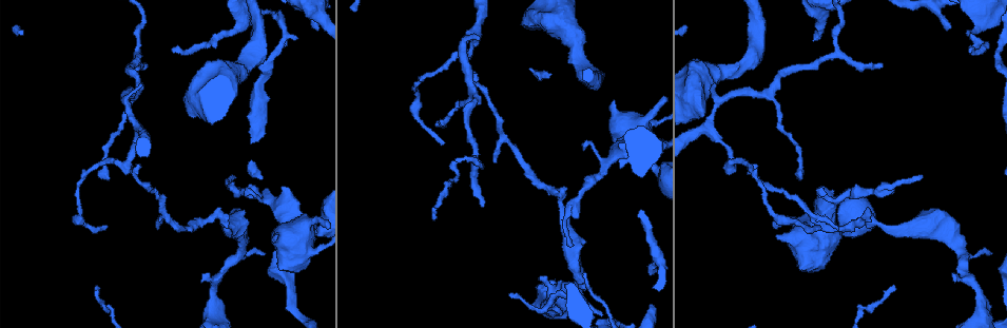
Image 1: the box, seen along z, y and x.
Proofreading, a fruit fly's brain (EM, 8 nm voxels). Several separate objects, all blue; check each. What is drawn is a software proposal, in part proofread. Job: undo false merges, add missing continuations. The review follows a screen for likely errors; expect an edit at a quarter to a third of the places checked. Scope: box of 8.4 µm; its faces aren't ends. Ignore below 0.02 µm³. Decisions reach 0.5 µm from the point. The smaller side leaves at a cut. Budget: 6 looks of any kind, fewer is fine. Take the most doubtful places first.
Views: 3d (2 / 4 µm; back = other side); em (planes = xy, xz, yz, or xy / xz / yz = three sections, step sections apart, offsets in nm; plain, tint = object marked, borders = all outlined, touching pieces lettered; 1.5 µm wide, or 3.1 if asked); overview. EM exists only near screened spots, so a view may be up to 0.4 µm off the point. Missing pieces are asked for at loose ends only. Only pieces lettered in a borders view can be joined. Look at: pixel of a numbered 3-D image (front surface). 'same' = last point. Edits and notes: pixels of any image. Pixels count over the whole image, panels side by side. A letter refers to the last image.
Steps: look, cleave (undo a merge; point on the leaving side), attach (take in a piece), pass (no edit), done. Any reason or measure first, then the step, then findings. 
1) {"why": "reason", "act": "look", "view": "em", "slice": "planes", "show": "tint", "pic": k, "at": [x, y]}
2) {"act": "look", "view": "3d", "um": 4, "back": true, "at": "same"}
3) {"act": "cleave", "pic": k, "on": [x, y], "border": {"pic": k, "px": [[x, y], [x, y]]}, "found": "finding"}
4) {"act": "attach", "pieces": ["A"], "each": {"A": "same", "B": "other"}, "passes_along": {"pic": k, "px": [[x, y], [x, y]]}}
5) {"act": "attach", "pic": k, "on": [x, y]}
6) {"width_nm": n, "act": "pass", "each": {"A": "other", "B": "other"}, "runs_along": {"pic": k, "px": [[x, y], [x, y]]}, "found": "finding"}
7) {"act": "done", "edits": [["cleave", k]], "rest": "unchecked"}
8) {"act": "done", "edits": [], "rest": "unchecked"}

{"why": "branch stops here", "act": "look", "view": "em", "slice": "xz", "step": 8, "show": "tint", "pic": 1, "at": [652, 268]}

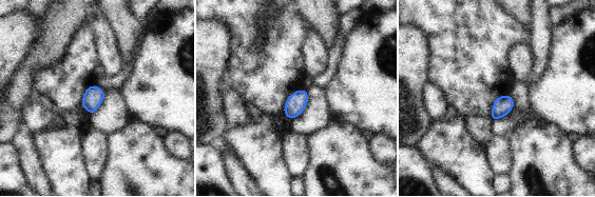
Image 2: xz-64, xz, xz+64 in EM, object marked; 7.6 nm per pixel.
{"act": "look", "view": "em", "slice": "yz", "step": 4, "show": "borders", "at": "same"}

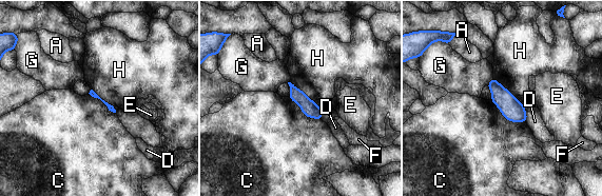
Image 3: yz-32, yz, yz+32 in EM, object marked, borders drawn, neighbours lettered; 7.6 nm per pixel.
{"longest_contact_nm": ["C", 320], "act": "pass", "each": {"A": "other", "C": "other", "D": "other", "E": "other", "F": "other", "G": "other", "H": "other"}, "found": "none of them fits"}

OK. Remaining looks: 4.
{"why": "thin end", "act": "look", "view": "3d", "um": 2, "back": true, "pic": 1, "at": [582, 150]}

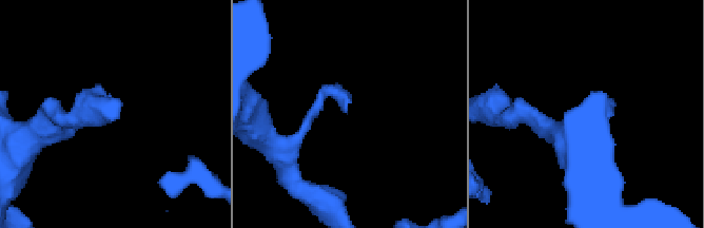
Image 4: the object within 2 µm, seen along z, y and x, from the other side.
{"act": "look", "view": "em", "slice": "planes", "show": "borders", "pic": 4, "at": [344, 111]}

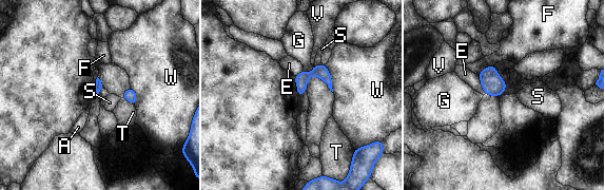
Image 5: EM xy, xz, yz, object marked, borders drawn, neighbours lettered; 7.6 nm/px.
{"act": "pass", "each": {"A": "other", "E": "other", "F": "other", "G": "other", "S": "other", "T": "other", "V": "other", "W": "other"}, "runs_along": {"pic": 5, "px": [[323, 67], [301, 81], [299, 92]]}, "found": "no lettered piece goes on from it"}

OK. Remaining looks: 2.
{"why": "free end", "act": "look", "view": "3d", "um": 2, "pic": 1, "at": [172, 47]}

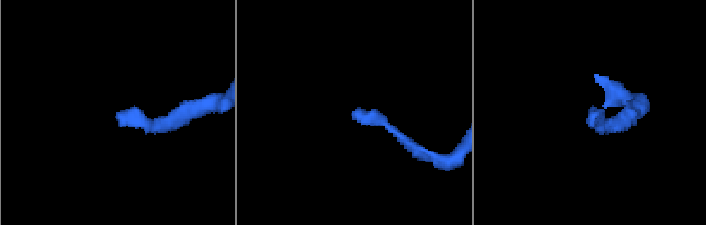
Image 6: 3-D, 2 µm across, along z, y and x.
{"why": "shape alone is not enough", "act": "look", "view": "em", "slice": "planes", "show": "borders", "pic": 6, "at": [118, 115]}

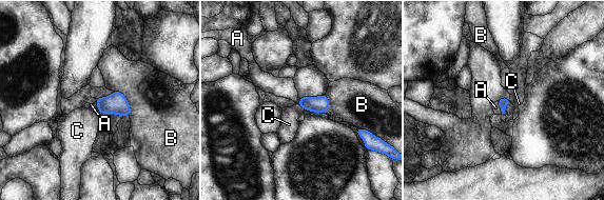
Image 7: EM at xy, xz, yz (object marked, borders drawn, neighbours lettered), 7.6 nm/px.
{"longest_contact_nm": ["B", 220], "act": "attach", "pieces": ["A"], "each": {"A": "same", "B": "other", "C": "other"}, "found": "it goes on there"}

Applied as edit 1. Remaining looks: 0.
{"act": "done", "edits": [["attach", 7]], "rest": "unchecked"}

